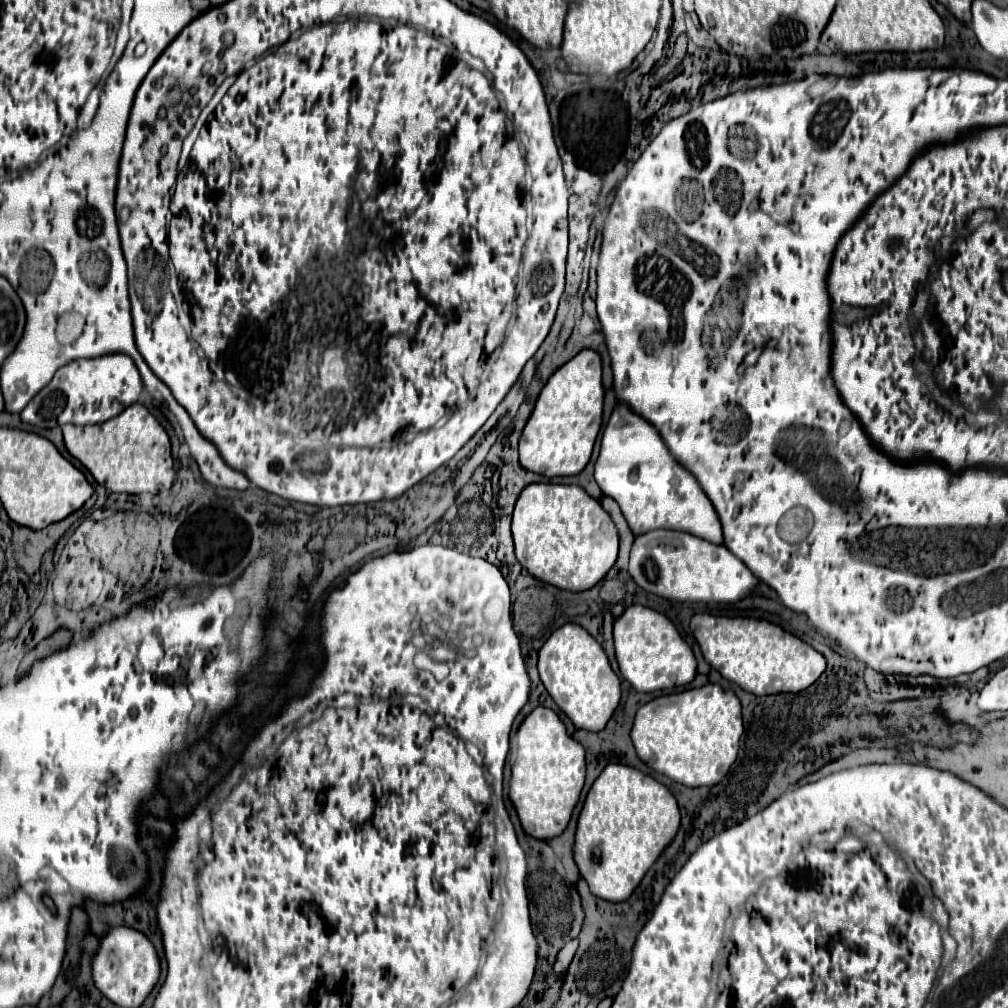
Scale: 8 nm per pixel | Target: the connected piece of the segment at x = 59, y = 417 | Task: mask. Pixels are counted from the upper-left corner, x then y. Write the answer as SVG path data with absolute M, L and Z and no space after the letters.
M103 355L95 359L77 359L61 367L51 383L43 387L31 403L21 411L21 421L31 423L35 427L63 427L65 423L73 425L93 425L103 423L115 415L119 415L123 409L133 405L143 391L141 375L127 355Z

